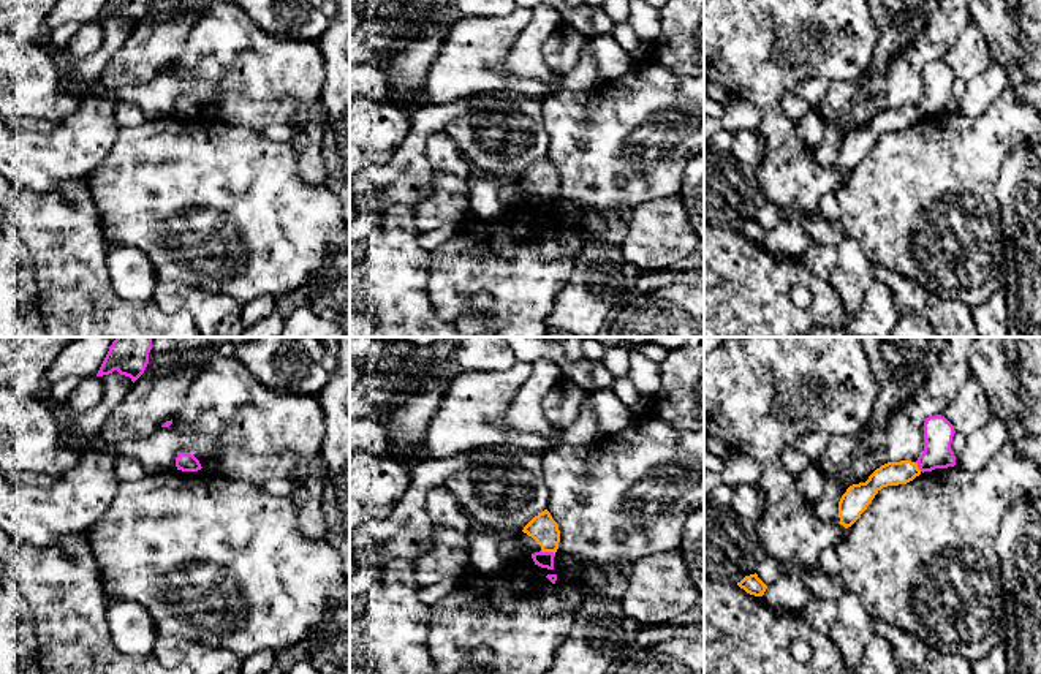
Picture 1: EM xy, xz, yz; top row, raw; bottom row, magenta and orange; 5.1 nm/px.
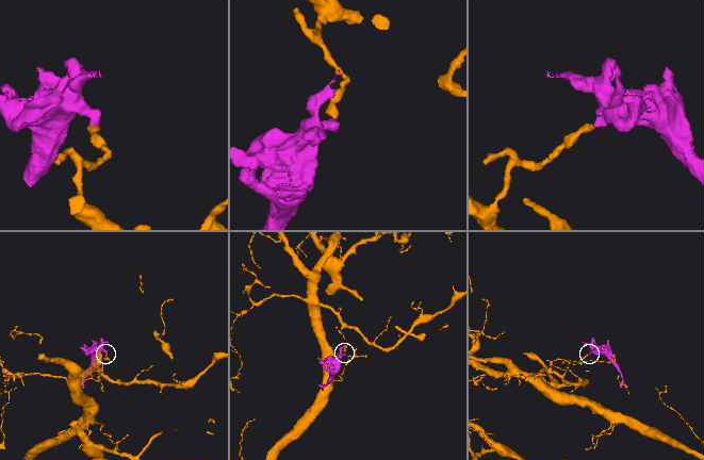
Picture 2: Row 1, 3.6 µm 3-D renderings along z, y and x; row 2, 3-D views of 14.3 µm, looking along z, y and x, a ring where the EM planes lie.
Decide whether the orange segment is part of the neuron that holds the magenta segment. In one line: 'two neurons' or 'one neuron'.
two neurons

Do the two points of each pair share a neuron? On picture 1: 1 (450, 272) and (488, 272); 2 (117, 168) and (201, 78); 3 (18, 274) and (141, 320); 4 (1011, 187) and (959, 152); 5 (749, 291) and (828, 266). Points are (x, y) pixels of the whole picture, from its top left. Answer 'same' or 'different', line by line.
1: same
2: different
3: different
4: different
5: different

